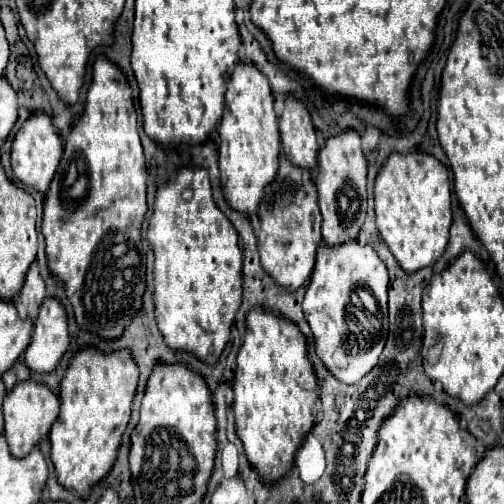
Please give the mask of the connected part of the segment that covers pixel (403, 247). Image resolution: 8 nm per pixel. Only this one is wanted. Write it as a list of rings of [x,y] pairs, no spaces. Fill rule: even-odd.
[[[393,153],[381,165],[379,175],[375,179],[375,215],[377,215],[377,229],[395,255],[401,269],[407,273],[415,273],[427,265],[433,265],[445,251],[449,241],[449,225],[451,225],[451,183],[447,167],[437,161],[429,153]]]

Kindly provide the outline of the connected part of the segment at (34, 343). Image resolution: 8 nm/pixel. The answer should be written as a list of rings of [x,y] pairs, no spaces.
[[[47,297],[33,321],[33,337],[25,351],[25,365],[37,373],[49,373],[69,347],[67,313],[59,299]]]

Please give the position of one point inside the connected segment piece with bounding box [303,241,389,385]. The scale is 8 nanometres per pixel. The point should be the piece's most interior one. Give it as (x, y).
(339, 269)

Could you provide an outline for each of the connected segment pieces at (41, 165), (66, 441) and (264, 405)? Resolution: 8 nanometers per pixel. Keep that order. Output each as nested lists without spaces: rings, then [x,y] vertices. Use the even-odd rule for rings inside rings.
[[[37,111],[33,113],[29,119],[25,119],[25,123],[21,125],[21,129],[17,131],[15,139],[13,139],[13,147],[11,147],[11,167],[15,177],[25,183],[35,187],[37,191],[45,193],[49,189],[49,183],[55,175],[55,169],[59,165],[59,157],[61,157],[61,149],[63,149],[63,141],[59,139],[59,135],[55,133],[55,127],[51,123],[51,117],[45,111]]]
[[[89,345],[69,361],[59,385],[61,411],[51,427],[49,439],[57,481],[67,489],[77,491],[81,497],[87,497],[91,487],[113,467],[121,435],[129,421],[137,379],[139,369],[129,349],[103,353]]]
[[[253,309],[247,313],[245,329],[247,331],[237,353],[237,369],[233,377],[233,413],[237,437],[243,441],[245,455],[249,463],[253,463],[253,467],[259,471],[259,475],[265,481],[277,481],[291,469],[297,447],[301,445],[305,433],[309,433],[317,421],[317,375],[307,357],[307,341],[293,321],[271,311]]]

